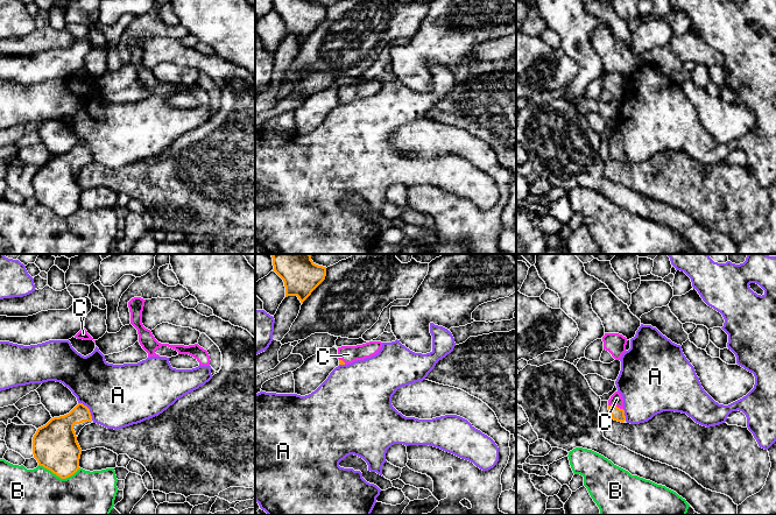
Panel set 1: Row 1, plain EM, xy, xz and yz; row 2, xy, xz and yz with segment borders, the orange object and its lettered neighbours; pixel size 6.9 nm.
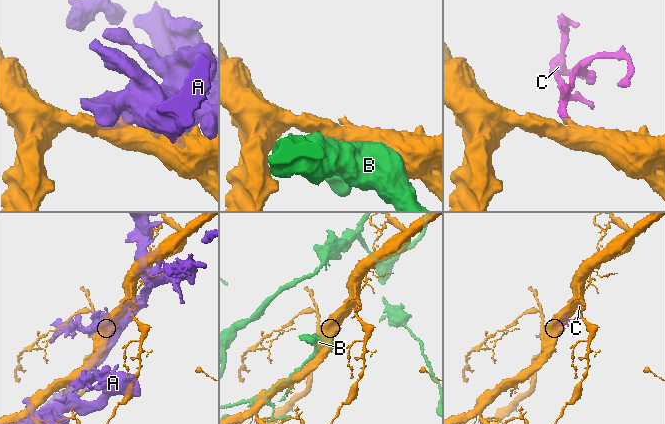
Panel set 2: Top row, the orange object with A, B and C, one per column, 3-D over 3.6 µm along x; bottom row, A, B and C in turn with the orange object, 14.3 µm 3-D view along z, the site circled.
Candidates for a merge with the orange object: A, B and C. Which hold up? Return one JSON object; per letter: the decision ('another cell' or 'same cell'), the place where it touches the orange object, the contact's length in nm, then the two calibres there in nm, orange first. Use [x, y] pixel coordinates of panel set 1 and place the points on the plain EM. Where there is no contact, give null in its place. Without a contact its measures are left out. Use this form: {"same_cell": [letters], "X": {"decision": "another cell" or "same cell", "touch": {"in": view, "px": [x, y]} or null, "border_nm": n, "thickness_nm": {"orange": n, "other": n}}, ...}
{"same_cell": ["C"], "A": {"decision": "another cell", "touch": {"in": "xy", "px": [89, 148]}, "border_nm": 160, "thickness_nm": {"orange": 190, "other": 440}}, "B": {"decision": "another cell", "touch": {"in": "xy", "px": [60, 216]}, "border_nm": 280, "thickness_nm": {"orange": 320, "other": 500}}, "C": {"decision": "same cell", "touch": {"in": "yz", "px": [615, 145]}, "border_nm": 110, "thickness_nm": {"orange": 90, "other": 80}}}

